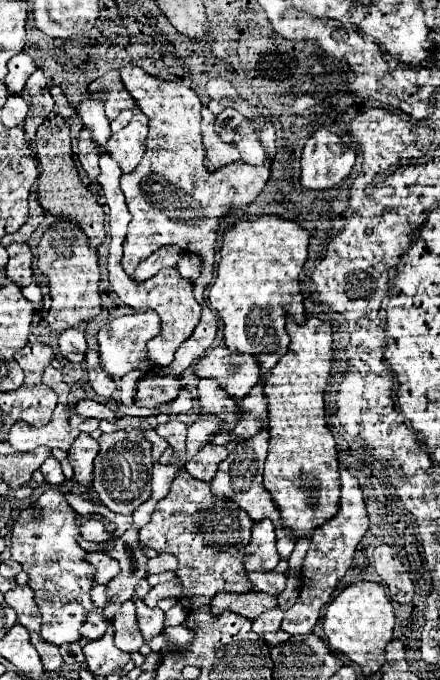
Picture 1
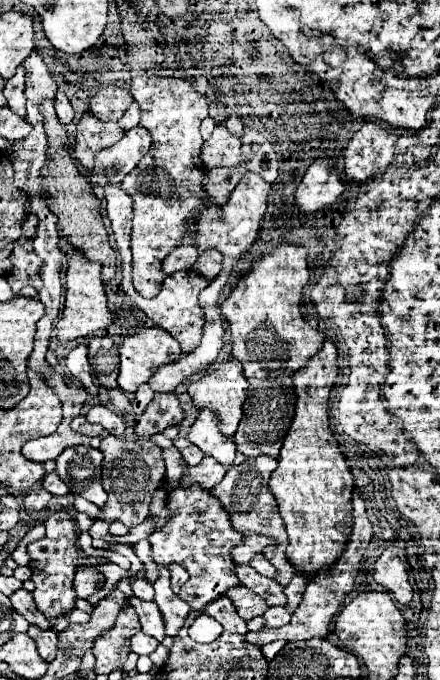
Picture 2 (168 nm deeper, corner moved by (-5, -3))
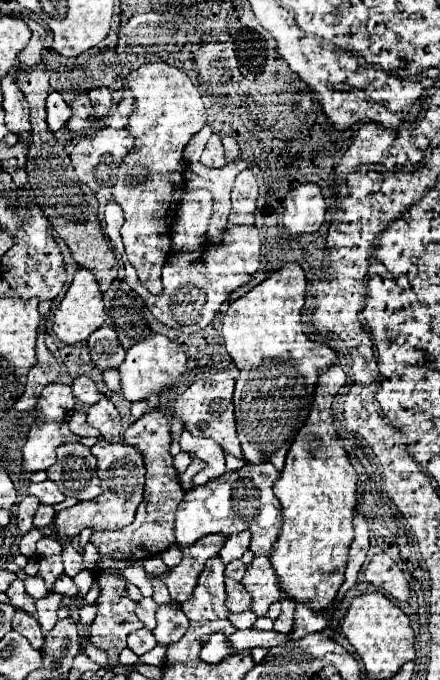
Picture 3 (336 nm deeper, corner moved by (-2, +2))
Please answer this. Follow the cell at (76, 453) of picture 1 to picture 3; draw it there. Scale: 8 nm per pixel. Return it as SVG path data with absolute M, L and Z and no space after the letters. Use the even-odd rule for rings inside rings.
M68 443L60 445L56 449L56 455L58 461L48 469L48 479L52 479L66 497L76 497L78 501L92 501L102 493L100 479L96 475L96 457L90 453L88 447L84 447L82 443Z

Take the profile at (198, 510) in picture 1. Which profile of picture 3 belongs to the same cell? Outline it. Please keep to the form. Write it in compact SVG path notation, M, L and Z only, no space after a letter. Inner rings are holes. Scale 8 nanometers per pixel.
M212 533L212 535L198 539L194 545L188 545L188 547L178 545L178 549L184 555L180 567L174 567L160 577L164 581L164 585L168 585L172 601L184 603L192 597L192 591L196 587L196 581L198 581L206 561L212 557L218 557L218 551L224 545L224 539L226 539L226 535Z

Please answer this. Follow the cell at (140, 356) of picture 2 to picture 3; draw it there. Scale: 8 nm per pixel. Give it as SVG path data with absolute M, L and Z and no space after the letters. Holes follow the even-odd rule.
M154 333L144 337L142 341L134 343L126 351L126 361L120 365L120 383L122 383L122 393L128 401L140 401L150 397L152 393L162 393L168 387L172 387L178 381L178 375L186 371L186 355L180 349L180 345L166 335Z

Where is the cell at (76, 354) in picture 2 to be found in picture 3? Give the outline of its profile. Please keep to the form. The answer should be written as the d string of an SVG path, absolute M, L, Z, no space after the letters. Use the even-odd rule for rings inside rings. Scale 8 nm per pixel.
M78 375L72 383L72 389L74 389L74 397L84 405L94 405L100 399L96 383L88 375Z

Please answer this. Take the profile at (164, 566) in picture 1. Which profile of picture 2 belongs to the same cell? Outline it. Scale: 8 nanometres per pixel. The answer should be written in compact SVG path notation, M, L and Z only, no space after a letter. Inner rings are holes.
M159 566L159 580L153 584L153 588L155 588L155 604L159 606L163 620L165 620L165 634L177 636L191 608L187 606L187 602L177 600L177 594L171 590L167 566Z

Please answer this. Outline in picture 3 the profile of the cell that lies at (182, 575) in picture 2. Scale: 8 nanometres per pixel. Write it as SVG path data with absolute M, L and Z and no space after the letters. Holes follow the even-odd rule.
M176 547L166 549L166 551L164 551L160 557L162 557L162 559L164 559L164 563L168 565L168 569L172 569L172 567L180 565L180 561L182 561L182 553L180 553Z

